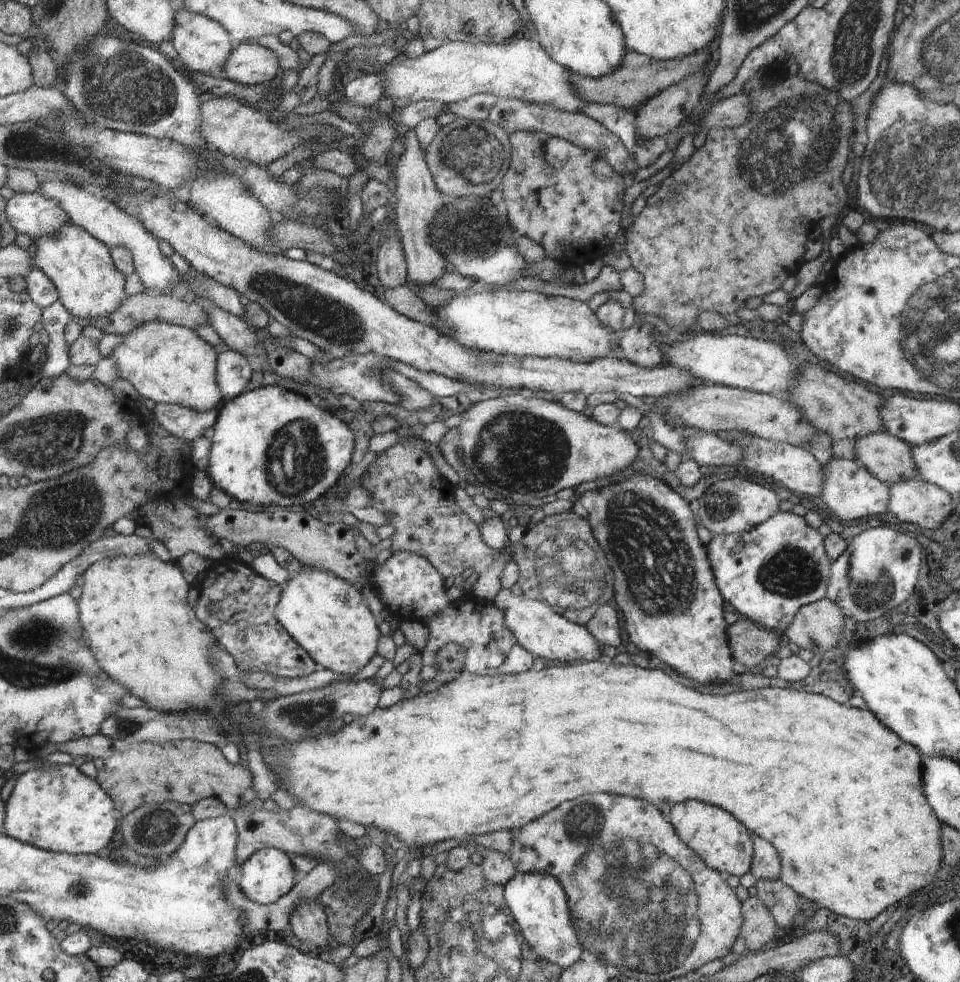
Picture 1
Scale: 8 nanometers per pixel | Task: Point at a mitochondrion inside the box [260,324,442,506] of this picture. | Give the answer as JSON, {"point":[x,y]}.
{"point":[297,461]}

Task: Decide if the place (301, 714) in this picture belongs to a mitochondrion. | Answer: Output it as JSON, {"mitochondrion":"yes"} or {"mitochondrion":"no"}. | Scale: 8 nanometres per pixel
{"mitochondrion":"yes"}

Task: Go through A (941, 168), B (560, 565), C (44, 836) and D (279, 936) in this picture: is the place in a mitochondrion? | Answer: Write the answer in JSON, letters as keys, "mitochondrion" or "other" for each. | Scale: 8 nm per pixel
{"A":"mitochondrion","B":"mitochondrion","C":"other","D":"other"}

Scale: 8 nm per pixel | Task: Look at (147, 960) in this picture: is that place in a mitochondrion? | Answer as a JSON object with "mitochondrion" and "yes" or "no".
{"mitochondrion":"no"}

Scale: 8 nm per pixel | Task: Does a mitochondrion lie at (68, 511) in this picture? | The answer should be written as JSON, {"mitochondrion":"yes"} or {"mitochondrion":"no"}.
{"mitochondrion":"yes"}

